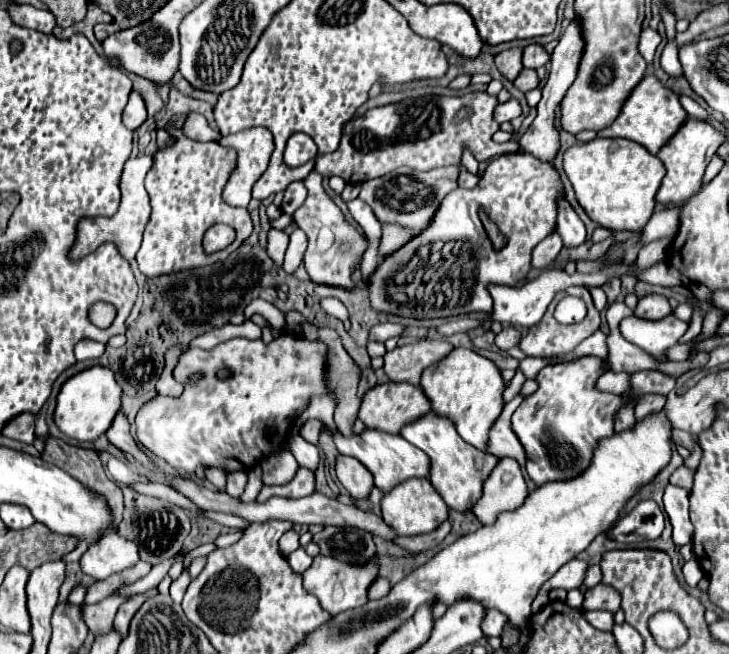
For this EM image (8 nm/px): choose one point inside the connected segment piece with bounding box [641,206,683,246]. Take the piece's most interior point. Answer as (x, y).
(663, 224)

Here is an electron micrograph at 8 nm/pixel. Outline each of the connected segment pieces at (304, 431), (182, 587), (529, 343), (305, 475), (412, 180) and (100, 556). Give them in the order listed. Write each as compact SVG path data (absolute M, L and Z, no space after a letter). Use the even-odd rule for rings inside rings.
M307 420L305 426L301 428L301 436L313 444L317 444L319 434L323 432L323 422L321 420Z
M183 570L183 574L177 580L173 580L173 584L171 584L171 598L173 598L175 604L181 604L189 582L191 582L191 576L187 574L187 570Z
M569 286L567 290L555 294L555 298L553 298L553 302L549 304L549 308L547 308L545 316L541 318L541 322L535 324L535 326L531 326L531 328L527 330L527 336L521 340L521 348L523 348L523 352L525 352L527 356L539 356L539 358L549 358L549 356L567 354L567 352L573 352L587 336L591 336L591 334L599 328L599 322L601 322L601 314L599 314L599 310L593 306L593 300L591 300L589 290L587 290L585 286ZM567 294L579 296L579 298L583 298L585 304L587 304L587 316L585 316L579 324L569 324L569 326L565 326L565 324L559 324L559 322L553 318L553 310L555 310L557 302L559 302L563 296L567 296Z
M299 468L295 478L283 486L263 486L257 500L265 502L271 496L283 496L283 498L303 498L315 492L315 472L309 468Z
M457 166L435 168L429 172L399 168L385 176L363 182L359 198L373 208L373 214L381 224L397 224L401 228L413 228L413 230L417 226L423 228L431 220L431 214L437 210L443 196L453 188L457 188L457 176L459 176L457 172L459 172Z
M111 532L107 538L103 538L103 542L95 542L95 546L91 546L91 550L87 550L79 562L85 574L103 580L135 566L139 560L139 546L121 538L117 532Z

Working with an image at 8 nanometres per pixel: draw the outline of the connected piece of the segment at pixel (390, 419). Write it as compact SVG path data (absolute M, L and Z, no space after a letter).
M387 382L387 384L381 384L381 386L371 388L363 396L361 410L359 410L359 420L363 420L367 428L389 432L389 434L399 434L399 430L405 424L415 422L421 416L425 416L431 410L429 404L431 402L427 400L427 396L423 394L421 388L417 388L413 384L403 384L403 382Z

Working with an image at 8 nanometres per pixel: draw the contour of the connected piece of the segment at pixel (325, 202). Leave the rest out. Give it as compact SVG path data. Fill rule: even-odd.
M313 170L305 178L305 186L309 190L307 200L303 206L293 214L293 222L307 234L309 246L303 258L303 264L309 272L309 278L319 284L333 284L341 288L353 288L353 282L349 278L355 262L361 258L367 240L355 232L353 226L349 226L341 214L341 210L335 206L335 202L329 198L329 194L321 186L321 174Z

